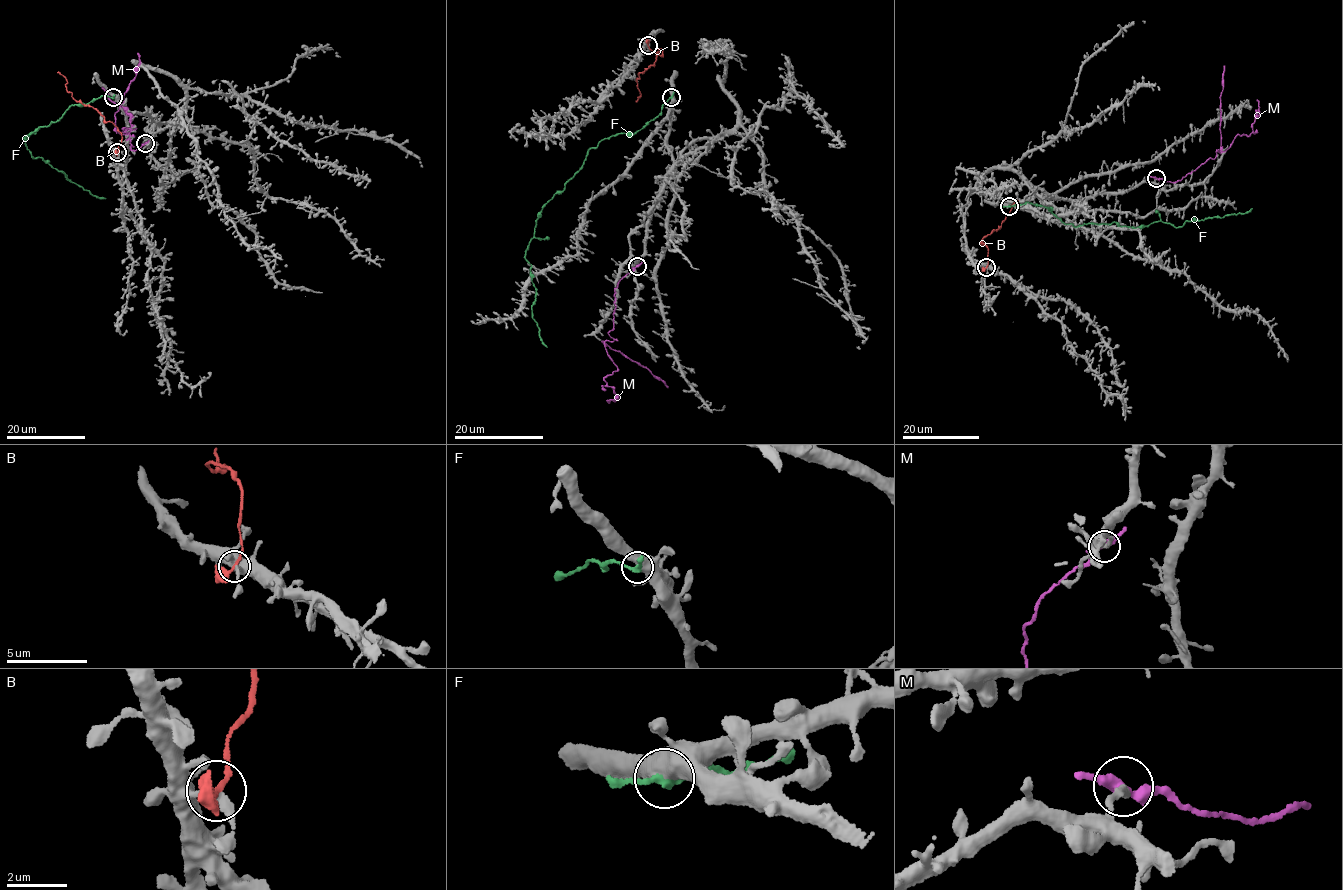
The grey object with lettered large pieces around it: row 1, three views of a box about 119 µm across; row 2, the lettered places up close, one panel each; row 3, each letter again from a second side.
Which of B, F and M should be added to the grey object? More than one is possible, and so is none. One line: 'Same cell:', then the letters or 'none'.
Same cell: none

